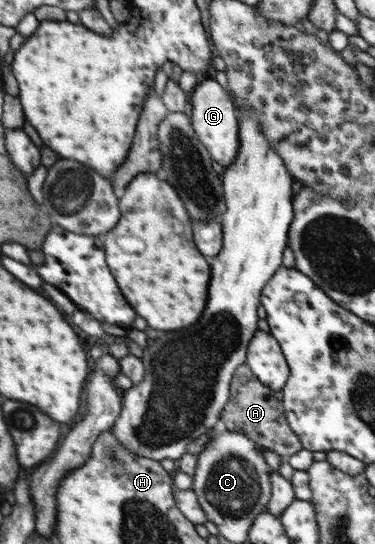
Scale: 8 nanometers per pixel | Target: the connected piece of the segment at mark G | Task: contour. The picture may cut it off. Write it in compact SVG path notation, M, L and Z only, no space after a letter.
M212 76L199 83L188 94L188 113L197 138L203 143L211 158L223 168L227 168L237 156L240 142L238 140L238 123L232 96Z

